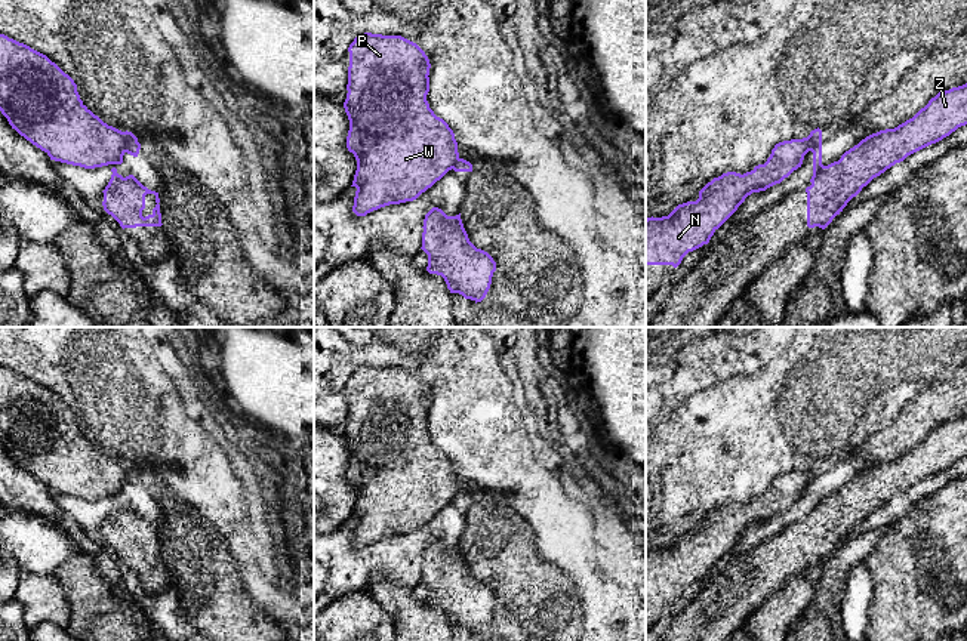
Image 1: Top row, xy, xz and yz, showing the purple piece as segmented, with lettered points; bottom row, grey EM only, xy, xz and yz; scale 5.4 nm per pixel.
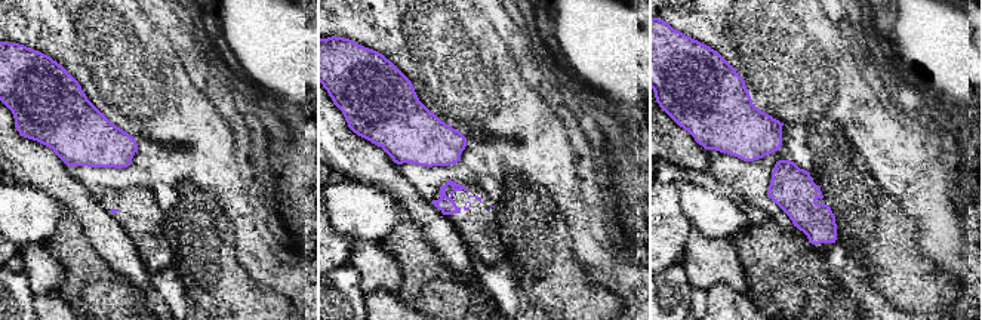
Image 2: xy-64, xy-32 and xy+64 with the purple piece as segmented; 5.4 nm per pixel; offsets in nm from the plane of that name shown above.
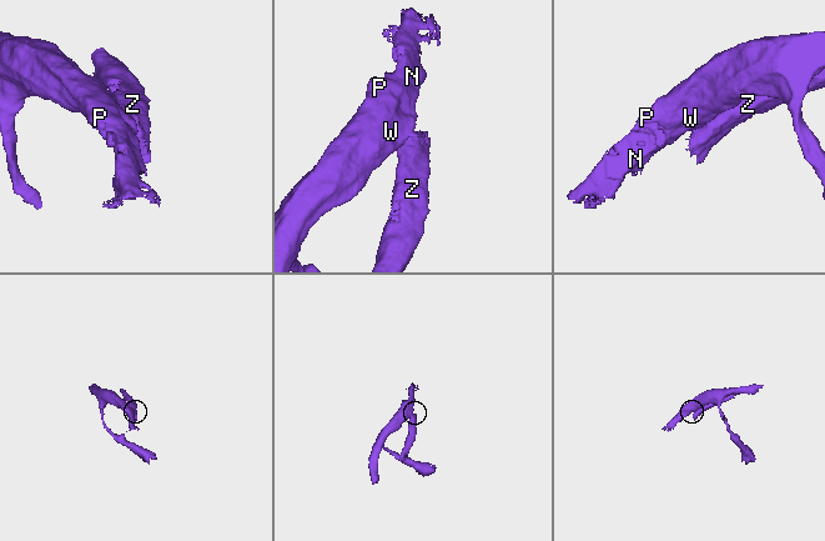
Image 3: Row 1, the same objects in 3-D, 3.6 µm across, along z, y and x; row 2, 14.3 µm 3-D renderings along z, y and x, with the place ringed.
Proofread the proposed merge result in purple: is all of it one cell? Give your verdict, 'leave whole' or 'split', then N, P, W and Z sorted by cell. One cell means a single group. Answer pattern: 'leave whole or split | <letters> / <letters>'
split | N P W / Z

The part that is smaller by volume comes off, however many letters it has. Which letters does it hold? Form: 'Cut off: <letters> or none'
Cut off: Z

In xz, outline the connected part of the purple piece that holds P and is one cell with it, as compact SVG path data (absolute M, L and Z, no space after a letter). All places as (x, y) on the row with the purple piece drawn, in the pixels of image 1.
M364 33L348 47L347 148L357 160L357 216L416 200L459 160L449 124L429 108L429 59L401 36Z

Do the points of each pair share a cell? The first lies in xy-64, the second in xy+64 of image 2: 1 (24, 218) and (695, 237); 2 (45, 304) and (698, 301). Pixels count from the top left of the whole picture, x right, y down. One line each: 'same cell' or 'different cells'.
1: different cells
2: different cells

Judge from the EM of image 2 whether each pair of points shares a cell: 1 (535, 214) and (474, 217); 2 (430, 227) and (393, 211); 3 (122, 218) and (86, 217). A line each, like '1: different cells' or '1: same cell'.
1: different cells
2: different cells
3: different cells

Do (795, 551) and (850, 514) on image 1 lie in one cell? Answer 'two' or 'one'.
one

